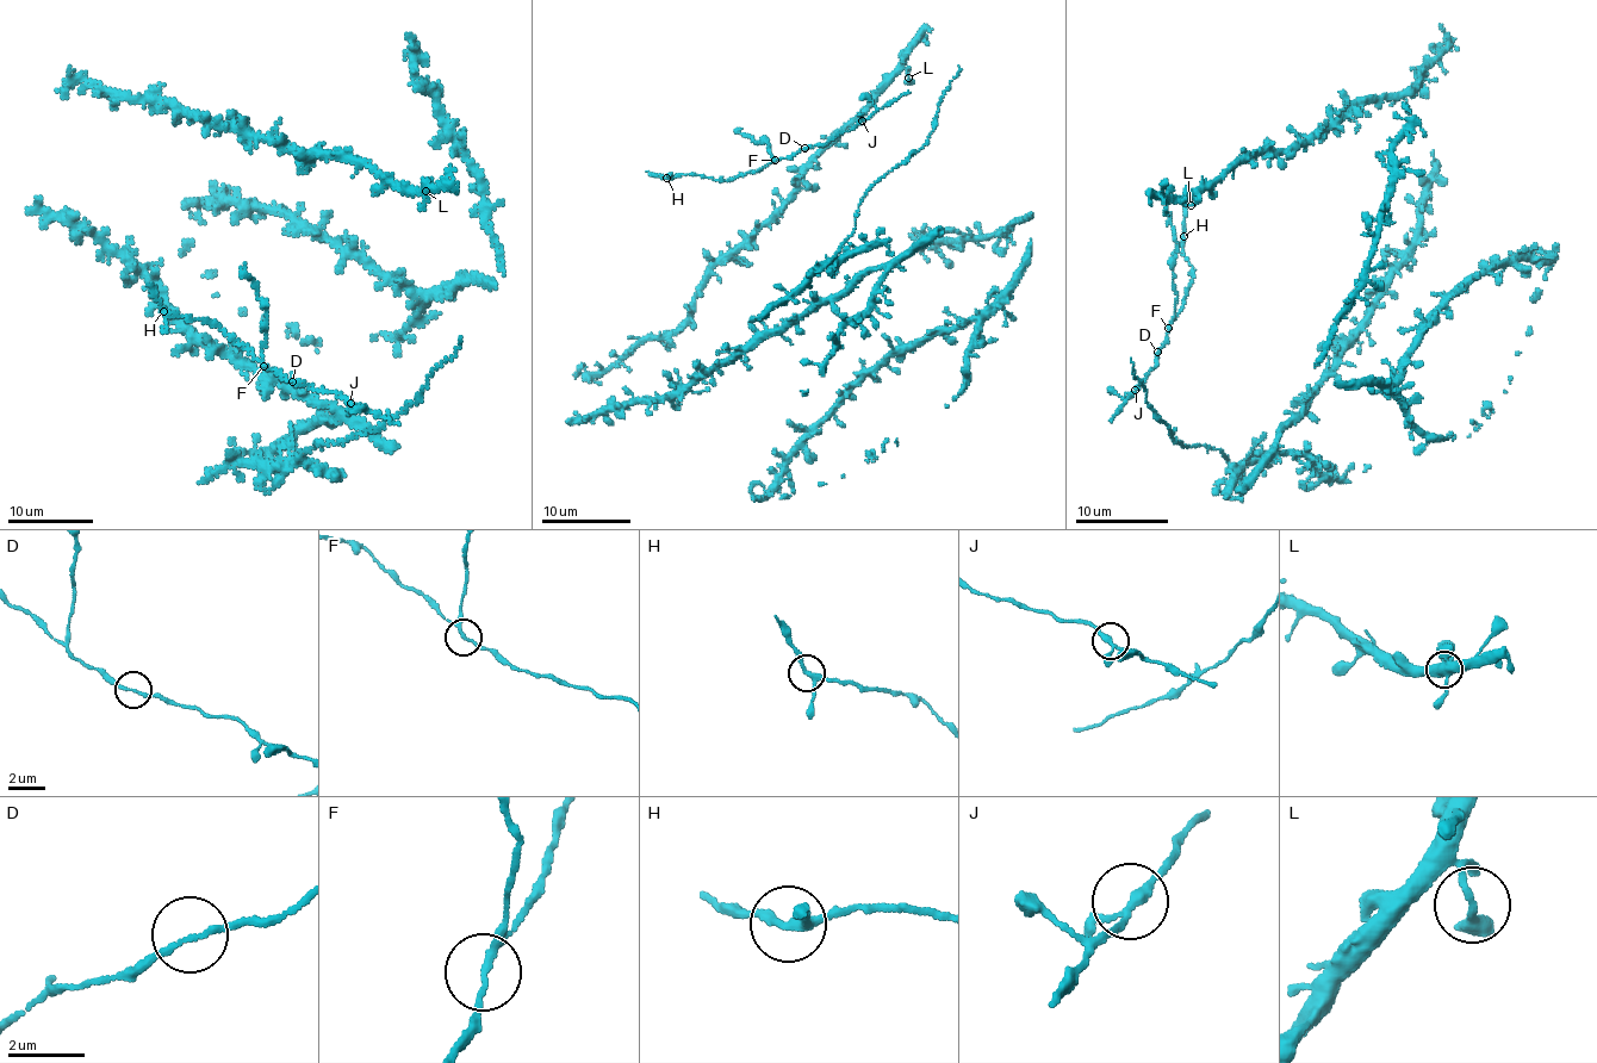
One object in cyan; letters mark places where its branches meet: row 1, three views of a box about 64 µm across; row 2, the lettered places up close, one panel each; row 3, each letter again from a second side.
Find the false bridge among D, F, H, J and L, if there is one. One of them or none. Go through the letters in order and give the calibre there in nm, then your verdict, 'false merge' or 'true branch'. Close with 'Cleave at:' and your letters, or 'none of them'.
D: 160 nm | true branch
F: 140 nm | false merge
H: 200 nm | true branch
J: 200 nm | true branch
L: 160 nm | true branch
Cleave at: F

